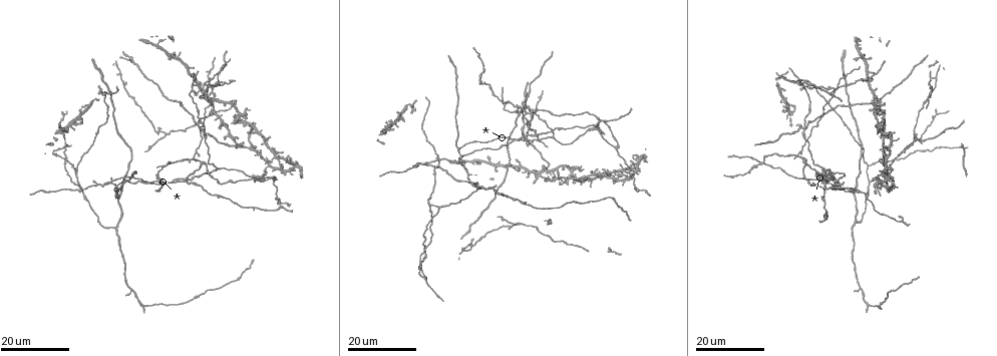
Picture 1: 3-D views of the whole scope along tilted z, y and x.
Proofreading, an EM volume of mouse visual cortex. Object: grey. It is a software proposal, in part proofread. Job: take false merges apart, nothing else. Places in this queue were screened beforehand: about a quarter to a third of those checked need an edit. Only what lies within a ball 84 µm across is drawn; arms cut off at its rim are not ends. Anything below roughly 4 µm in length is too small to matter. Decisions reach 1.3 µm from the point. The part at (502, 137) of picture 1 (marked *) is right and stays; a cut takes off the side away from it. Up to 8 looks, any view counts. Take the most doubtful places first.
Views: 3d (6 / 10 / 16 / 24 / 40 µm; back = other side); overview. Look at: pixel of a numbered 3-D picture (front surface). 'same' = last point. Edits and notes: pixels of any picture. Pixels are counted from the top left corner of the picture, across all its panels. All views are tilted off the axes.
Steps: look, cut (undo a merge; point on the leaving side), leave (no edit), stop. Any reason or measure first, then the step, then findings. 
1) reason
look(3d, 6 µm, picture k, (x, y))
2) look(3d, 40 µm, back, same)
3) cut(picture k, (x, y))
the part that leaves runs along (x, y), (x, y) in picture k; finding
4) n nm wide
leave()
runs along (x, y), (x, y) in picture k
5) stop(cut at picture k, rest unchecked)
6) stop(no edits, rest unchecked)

three-way junction
look(3d, 16 µm, picture 1, (858, 193))

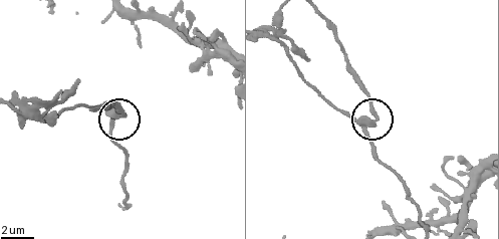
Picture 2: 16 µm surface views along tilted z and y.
look(3d, 10 µm, picture 2, (365, 127))

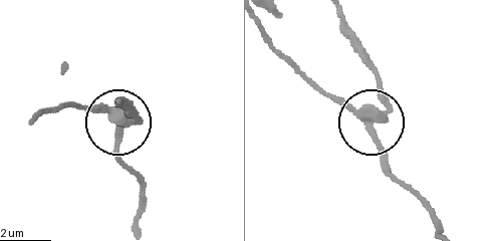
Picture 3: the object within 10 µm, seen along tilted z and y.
340 nm wide
cut(picture 3, (377, 75))
the part that leaves runs along (384, 110), (362, 47), (343, 14) in picture 3; a second cell is stuck on

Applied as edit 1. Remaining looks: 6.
look(3d, 16 µm, picture 1, (110, 183))

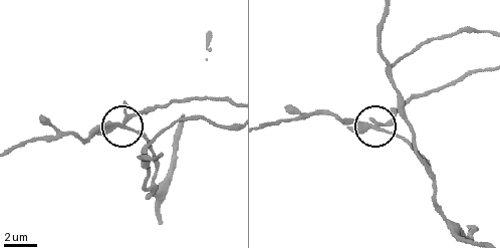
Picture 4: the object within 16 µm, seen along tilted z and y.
closer look
look(3d, 10 µm, picture 4, (380, 129))

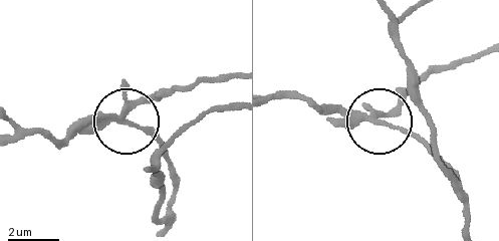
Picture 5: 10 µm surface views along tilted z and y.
4 arms
cut(picture 5, (126, 88))
two cells meet here

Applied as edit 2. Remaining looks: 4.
a narrow waist
look(3d, 16 µm, picture 1, (525, 140))

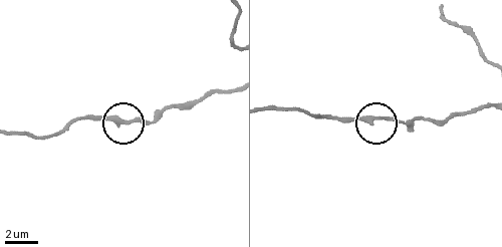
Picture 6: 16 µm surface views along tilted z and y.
look(3d, 10 µm, picture 6, (132, 122))

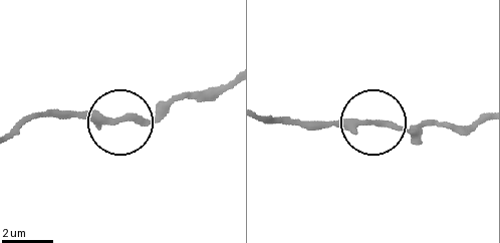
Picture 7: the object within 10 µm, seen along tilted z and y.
leave()
all the same cell

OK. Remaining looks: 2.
branch point
look(3d, 24 µm, picture 1, (833, 171))

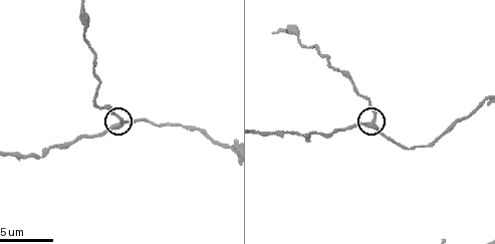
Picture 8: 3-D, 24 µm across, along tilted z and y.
look(3d, 10 µm, picture 8, (371, 122))

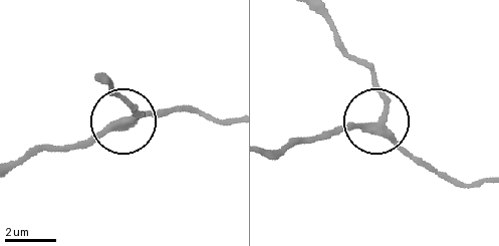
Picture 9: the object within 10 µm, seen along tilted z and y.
side arm 44 µm; 3 arms
leave()
continuous, no second cell

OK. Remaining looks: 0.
stop(cut at picture 3, cut at picture 5, rest unchecked)

